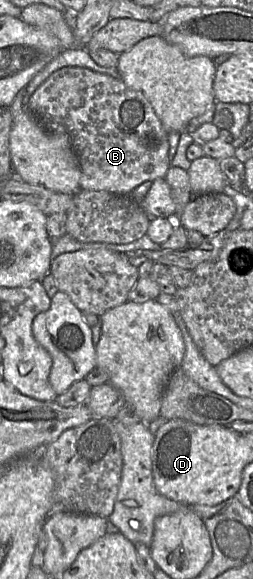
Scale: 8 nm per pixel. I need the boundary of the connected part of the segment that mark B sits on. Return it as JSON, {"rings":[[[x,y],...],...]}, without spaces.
{"rings":[[[64,67],[53,72],[37,88],[28,100],[27,109],[45,129],[63,132],[70,137],[81,169],[81,190],[131,195],[140,184],[165,178],[171,167],[168,132],[147,98],[141,92],[128,88],[120,78],[83,67]]]}

